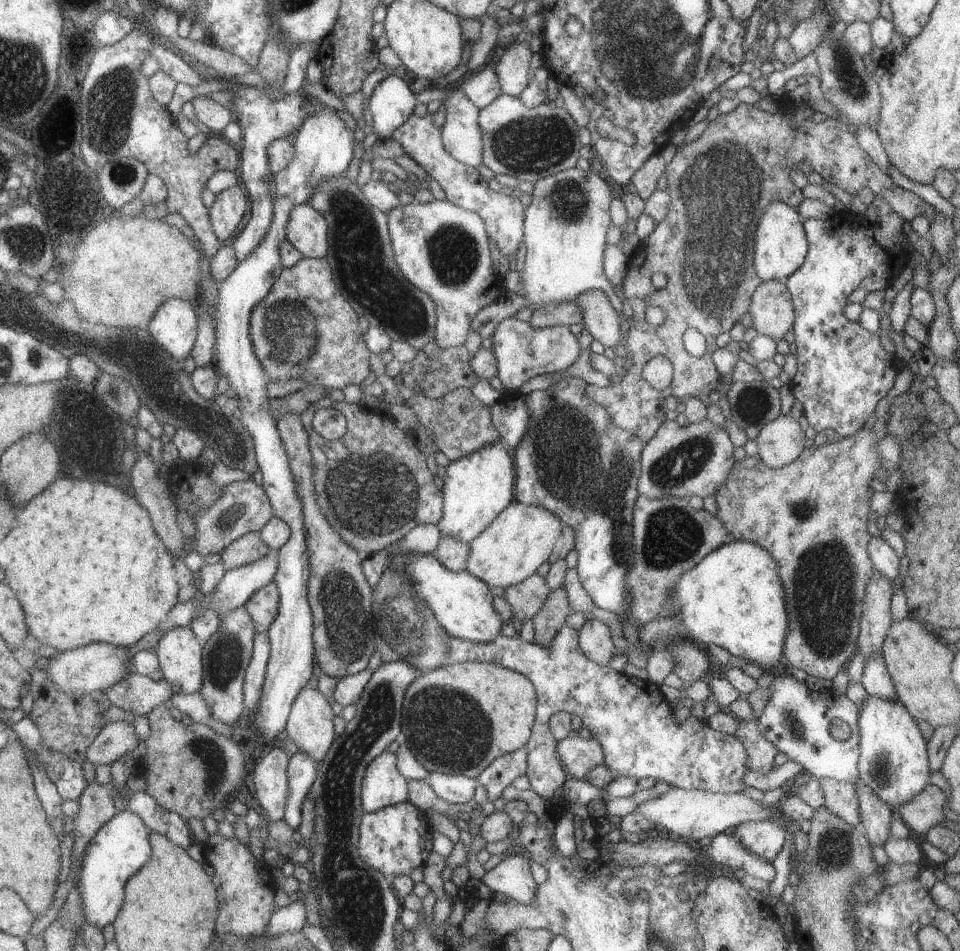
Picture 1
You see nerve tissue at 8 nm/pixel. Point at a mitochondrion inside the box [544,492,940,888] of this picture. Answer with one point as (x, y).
(823, 591)

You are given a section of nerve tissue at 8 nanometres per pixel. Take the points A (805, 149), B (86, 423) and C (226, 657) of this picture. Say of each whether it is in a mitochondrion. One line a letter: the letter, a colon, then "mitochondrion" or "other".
A: other
B: other
C: mitochondrion

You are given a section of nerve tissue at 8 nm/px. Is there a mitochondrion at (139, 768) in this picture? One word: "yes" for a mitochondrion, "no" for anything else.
no

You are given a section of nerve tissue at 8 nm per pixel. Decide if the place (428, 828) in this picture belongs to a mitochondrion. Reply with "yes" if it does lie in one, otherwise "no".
no

